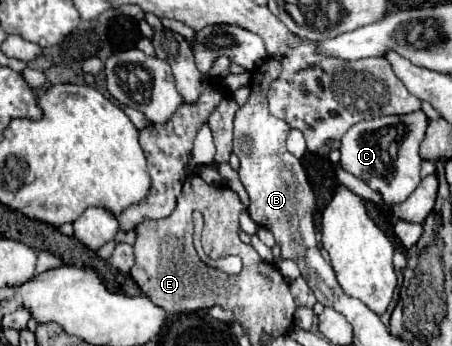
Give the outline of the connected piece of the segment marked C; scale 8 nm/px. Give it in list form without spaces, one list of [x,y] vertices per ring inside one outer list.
[[[418,110],[402,116],[380,116],[366,122],[354,124],[342,138],[340,146],[340,166],[364,180],[372,190],[382,196],[386,208],[392,208],[404,202],[420,184],[420,164],[422,158],[418,154],[420,142],[424,140],[430,118]]]

